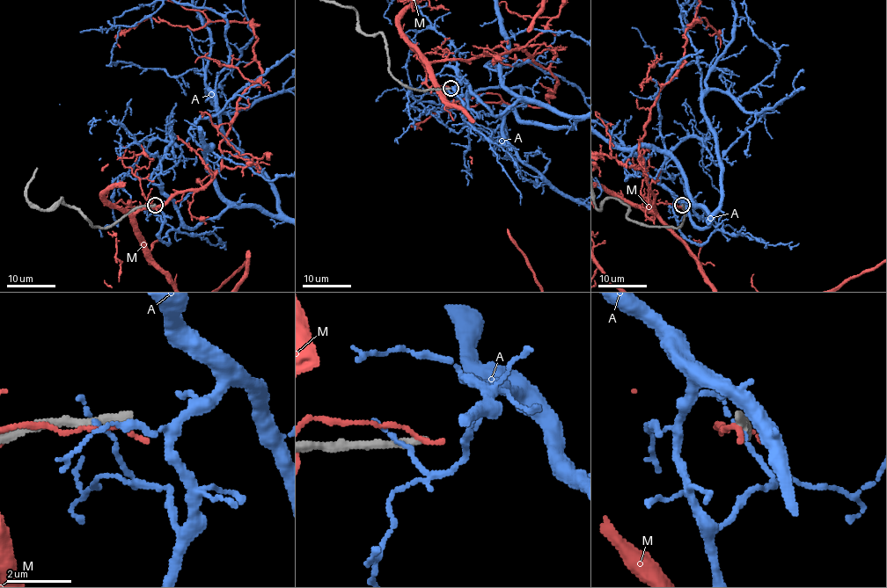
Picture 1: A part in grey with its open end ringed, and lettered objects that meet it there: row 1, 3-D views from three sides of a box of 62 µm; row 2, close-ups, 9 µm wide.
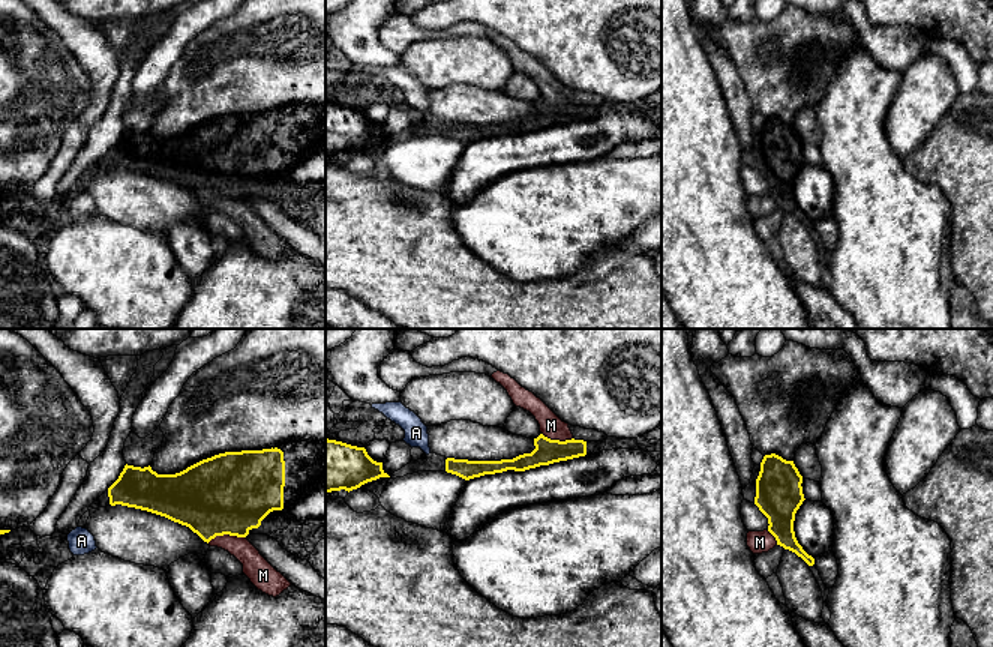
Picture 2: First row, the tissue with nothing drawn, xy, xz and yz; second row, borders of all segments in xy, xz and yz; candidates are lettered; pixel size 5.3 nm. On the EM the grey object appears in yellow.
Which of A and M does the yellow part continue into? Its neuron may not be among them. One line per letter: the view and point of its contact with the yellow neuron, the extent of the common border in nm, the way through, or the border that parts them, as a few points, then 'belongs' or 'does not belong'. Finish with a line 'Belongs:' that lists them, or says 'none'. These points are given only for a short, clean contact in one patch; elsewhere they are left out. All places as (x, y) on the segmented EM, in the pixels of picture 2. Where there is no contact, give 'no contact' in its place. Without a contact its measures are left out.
A: no contact; does not belong
M: meets yellow in xy at (225, 533); contact 220 nm long; border along xy (245, 536), (216, 535), (207, 542); does not belong
Belongs: none

